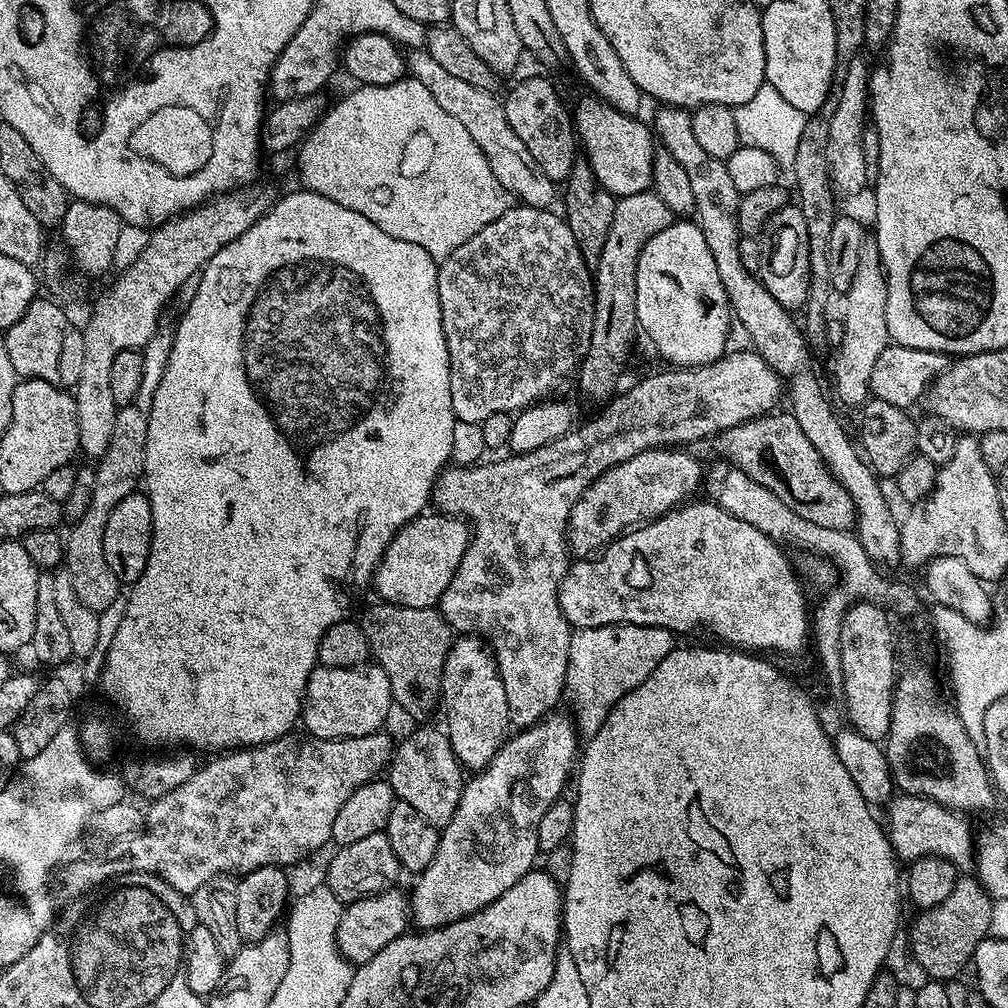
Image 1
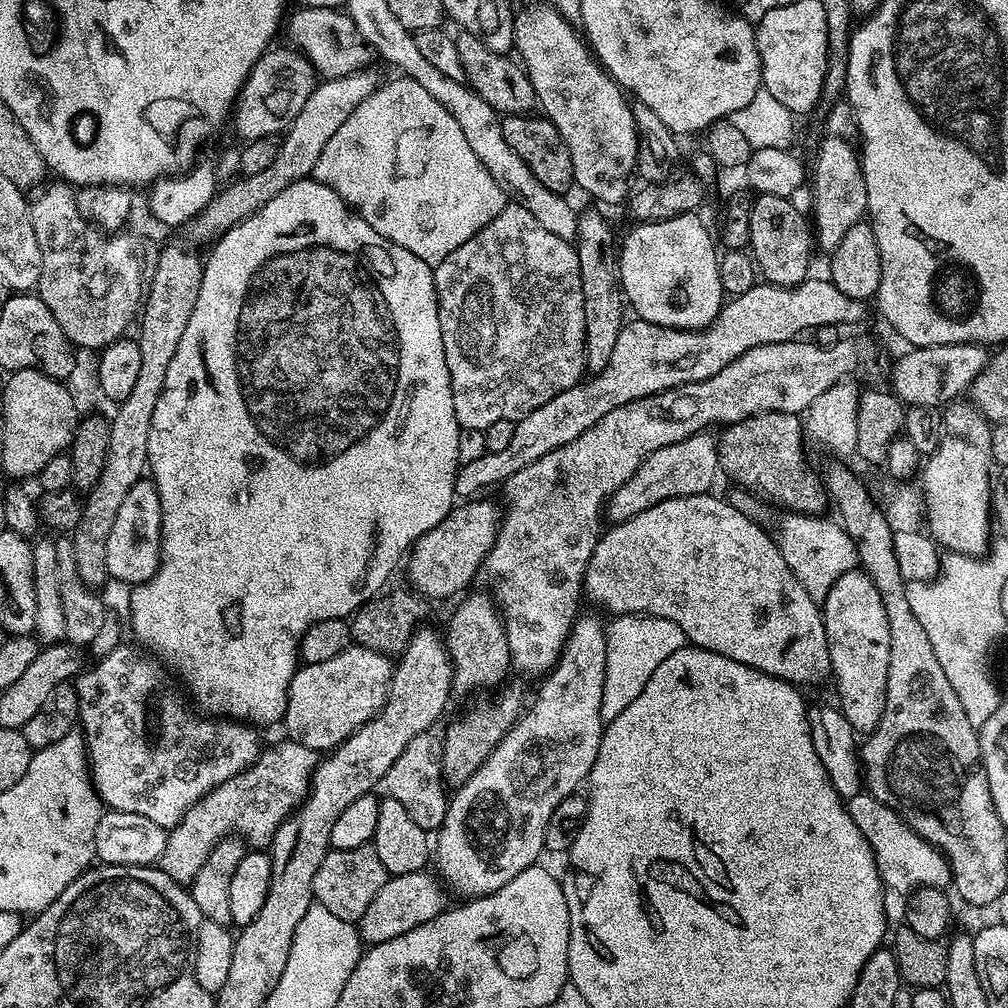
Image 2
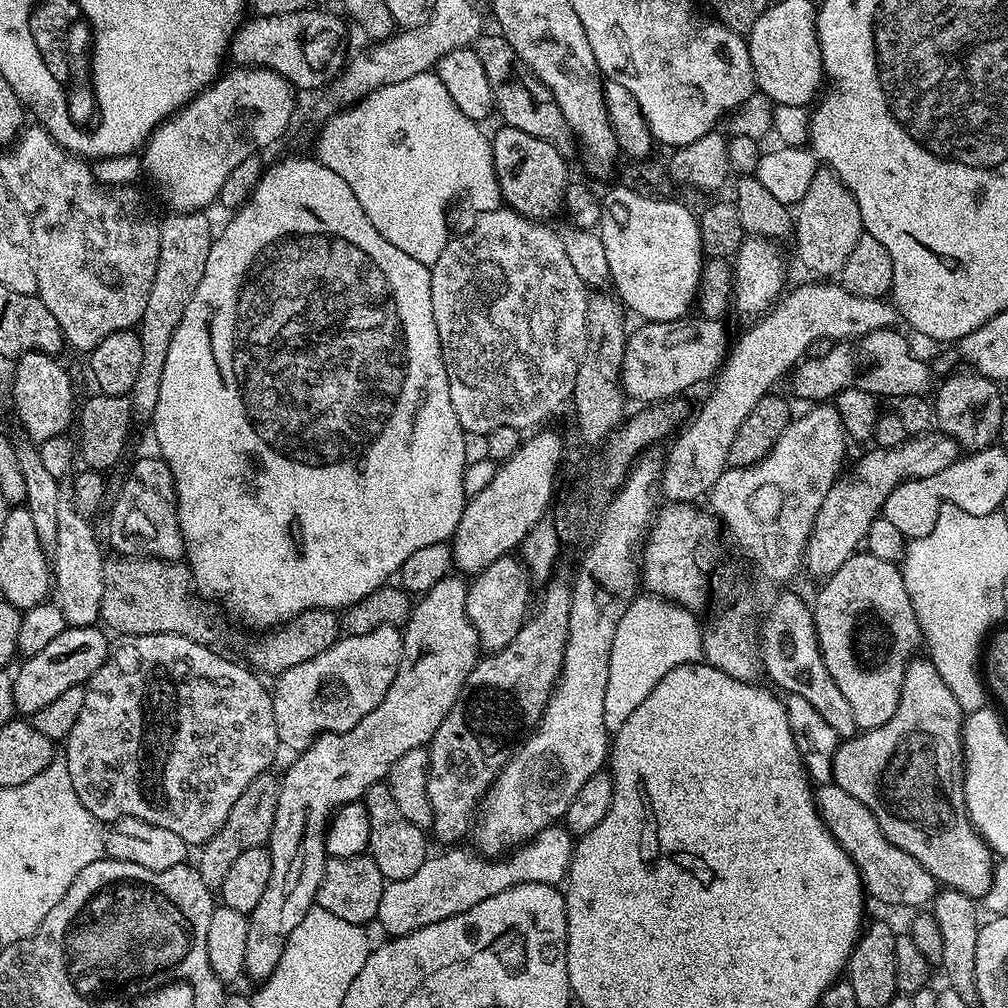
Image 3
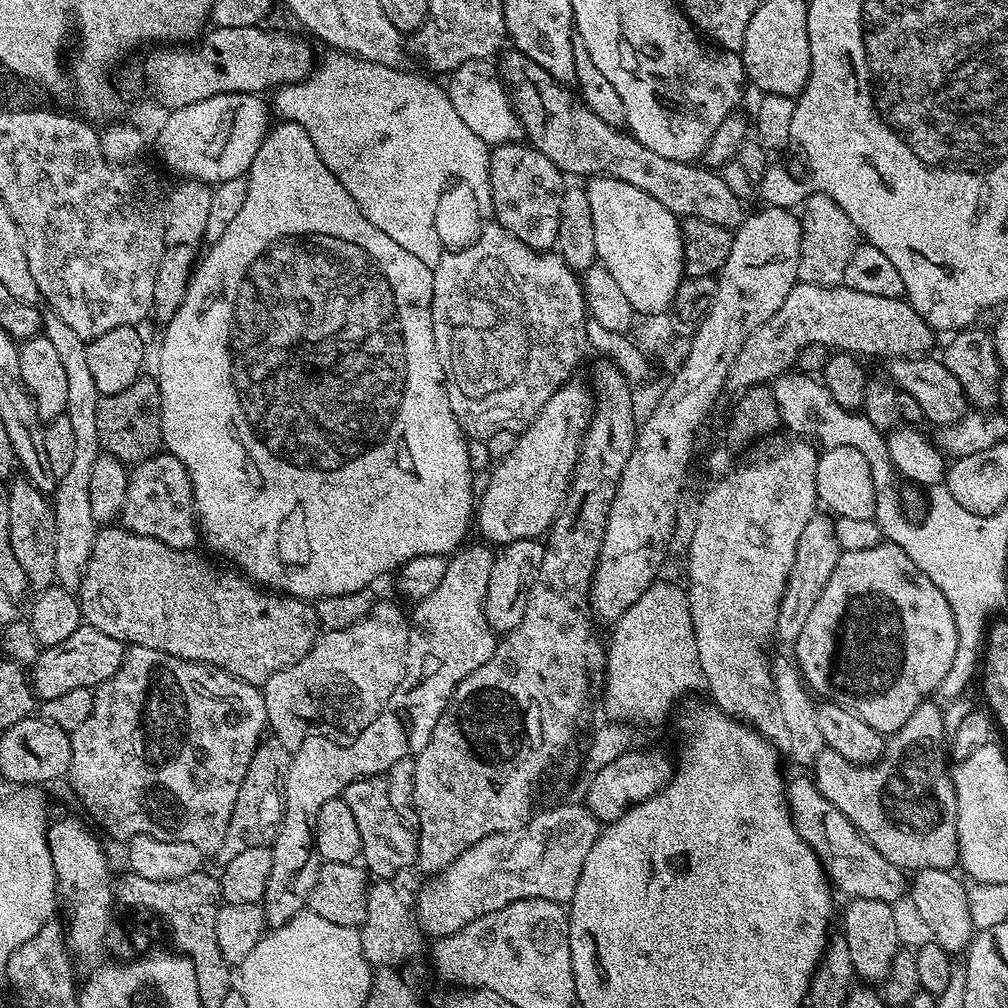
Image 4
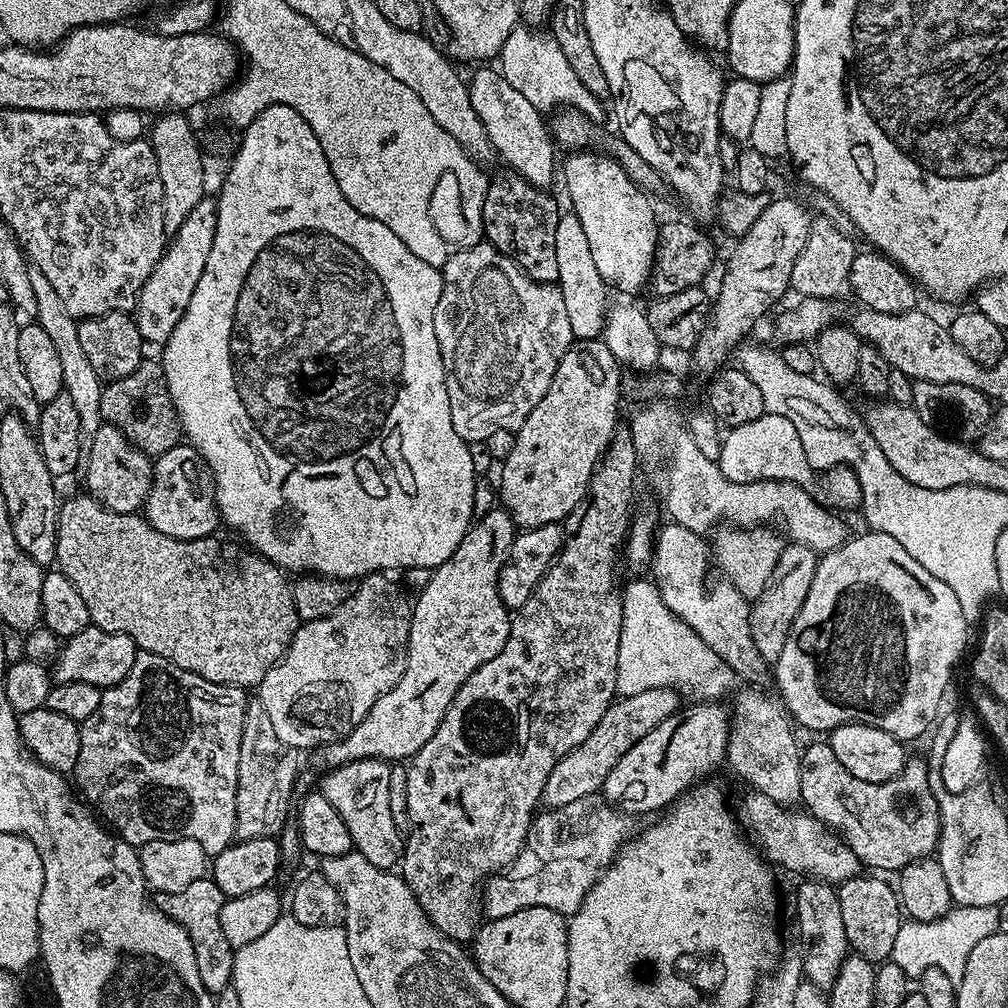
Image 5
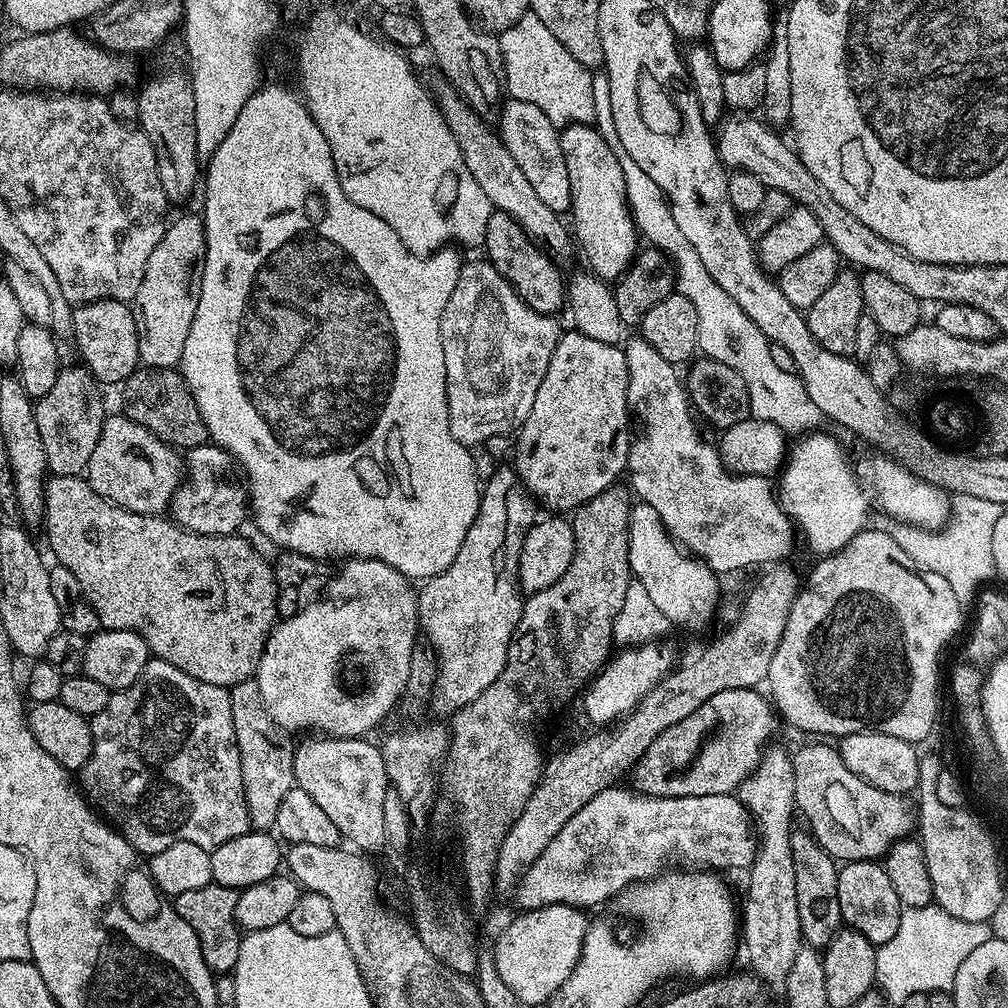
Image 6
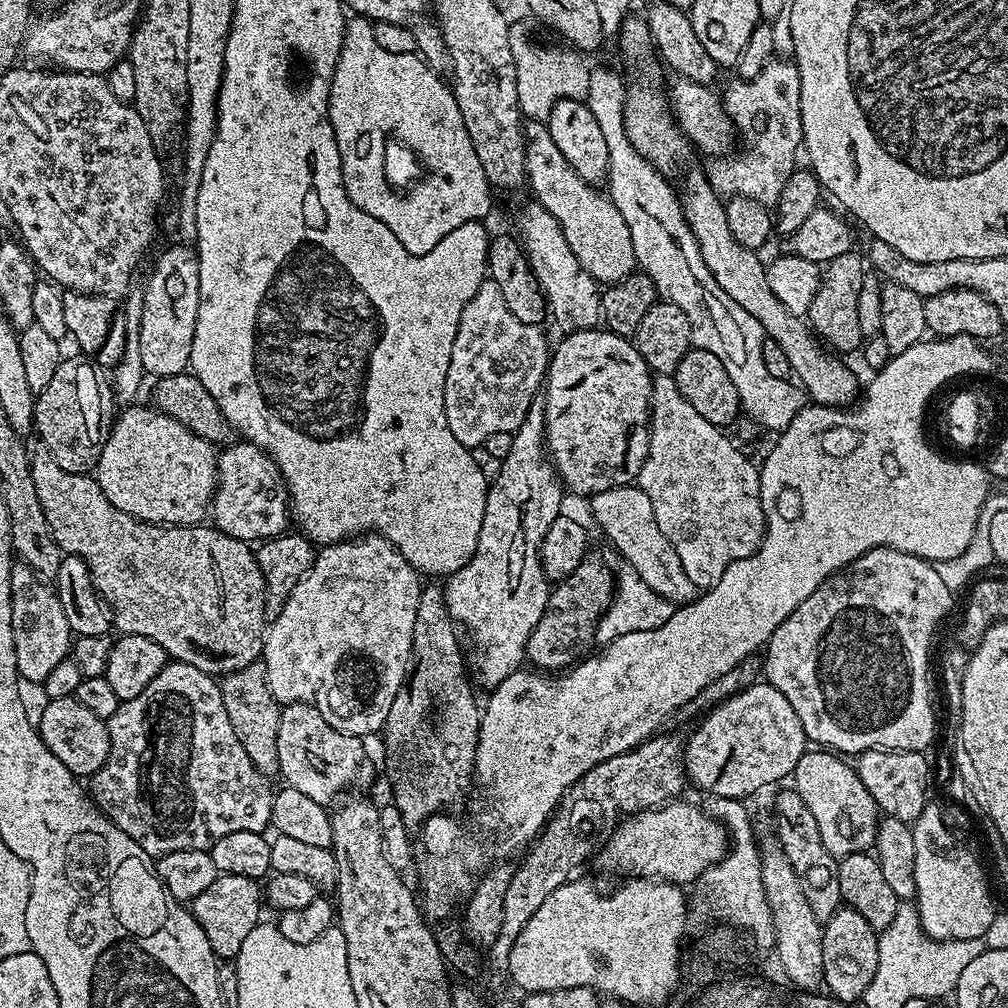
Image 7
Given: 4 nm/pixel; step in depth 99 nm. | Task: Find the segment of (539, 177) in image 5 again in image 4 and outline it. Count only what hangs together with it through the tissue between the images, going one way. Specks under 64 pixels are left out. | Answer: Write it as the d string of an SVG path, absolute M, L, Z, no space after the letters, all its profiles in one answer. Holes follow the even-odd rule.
M491 59L462 62L462 66L455 68L447 80L446 91L458 118L462 118L467 128L478 134L484 144L495 146L525 139L524 127L508 95L508 86L500 77L499 67Z

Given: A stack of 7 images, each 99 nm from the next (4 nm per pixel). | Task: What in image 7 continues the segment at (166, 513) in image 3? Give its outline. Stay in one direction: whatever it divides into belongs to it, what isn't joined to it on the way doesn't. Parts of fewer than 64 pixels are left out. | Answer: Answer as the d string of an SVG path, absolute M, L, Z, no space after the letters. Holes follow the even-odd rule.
M236 442L217 455L216 493L210 505L210 520L219 532L249 542L271 540L289 531L288 489L284 486L280 467L261 448Z

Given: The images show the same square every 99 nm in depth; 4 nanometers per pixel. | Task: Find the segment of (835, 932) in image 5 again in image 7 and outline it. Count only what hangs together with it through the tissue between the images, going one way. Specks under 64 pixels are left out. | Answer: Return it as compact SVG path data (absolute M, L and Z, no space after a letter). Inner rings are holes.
M795 790L780 792L776 796L776 836L790 866L794 866L794 874L798 874L798 886L802 886L802 894L806 894L810 910L814 910L820 921L827 922L842 907L838 886L840 865L837 857L832 856L826 846L822 846L818 822Z

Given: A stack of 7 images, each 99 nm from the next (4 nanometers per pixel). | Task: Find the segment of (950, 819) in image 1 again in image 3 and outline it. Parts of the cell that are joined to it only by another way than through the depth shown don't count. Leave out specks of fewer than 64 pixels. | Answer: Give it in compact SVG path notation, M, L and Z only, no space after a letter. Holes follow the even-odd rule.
M835 782L822 784L815 789L816 809L824 819L825 826L830 830L833 838L840 843L842 850L850 854L860 871L860 878L864 881L864 891L869 897L880 900L881 905L901 903L917 910L931 905L938 893L938 881L918 862L918 858L910 858L906 850L898 850L886 834L878 826L878 818L858 802L858 798L846 794L842 786Z

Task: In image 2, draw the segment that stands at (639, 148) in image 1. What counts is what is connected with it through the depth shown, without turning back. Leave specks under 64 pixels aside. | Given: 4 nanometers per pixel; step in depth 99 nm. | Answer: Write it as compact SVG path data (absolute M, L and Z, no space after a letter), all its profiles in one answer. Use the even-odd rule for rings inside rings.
M547 2L532 4L521 12L519 9L514 19L516 21L515 51L517 53L520 51L519 59L534 86L539 111L554 122L554 126L562 134L562 142L566 142L570 150L575 187L589 192L594 199L601 200L604 204L623 205L630 196L628 179L636 172L638 154L638 138L632 104L625 89L613 80L611 74L596 58L585 37L578 31L577 25L565 18L556 8L551 8Z

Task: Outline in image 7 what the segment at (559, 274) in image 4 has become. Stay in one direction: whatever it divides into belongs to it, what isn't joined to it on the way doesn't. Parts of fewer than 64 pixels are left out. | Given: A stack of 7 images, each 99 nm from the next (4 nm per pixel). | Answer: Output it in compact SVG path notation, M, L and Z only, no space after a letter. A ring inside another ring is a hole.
M491 278L485 279L484 284L478 286L474 298L470 298L462 310L450 354L450 370L446 374L446 422L450 422L450 430L458 442L467 448L478 448L484 445L490 434L514 433L520 429L522 418L526 418L526 410L530 410L532 401L537 399L548 375L550 343L544 337L544 330L535 324L518 322L518 318L510 314L510 308L502 299L502 292Z

